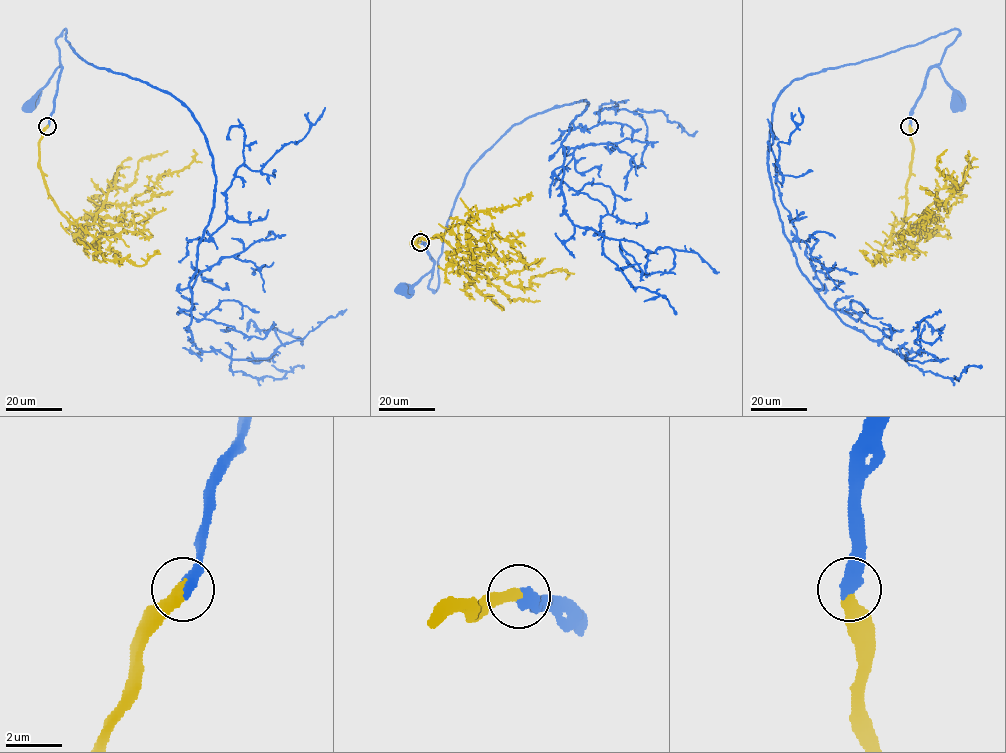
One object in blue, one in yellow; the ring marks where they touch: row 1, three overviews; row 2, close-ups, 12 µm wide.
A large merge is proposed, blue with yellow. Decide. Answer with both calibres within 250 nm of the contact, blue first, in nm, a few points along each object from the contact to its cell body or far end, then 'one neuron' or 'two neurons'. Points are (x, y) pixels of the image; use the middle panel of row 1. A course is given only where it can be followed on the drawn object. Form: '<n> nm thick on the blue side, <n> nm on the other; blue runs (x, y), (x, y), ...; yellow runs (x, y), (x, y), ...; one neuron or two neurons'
500 nm thick on the blue side, 360 nm on the other; blue runs (420, 242), (426, 245), (433, 266), (412, 285), (403, 289); yellow runs (420, 242), (441, 237), (477, 266), (524, 289), (534, 276), (556, 269), (566, 270), (565, 279); one neuron

